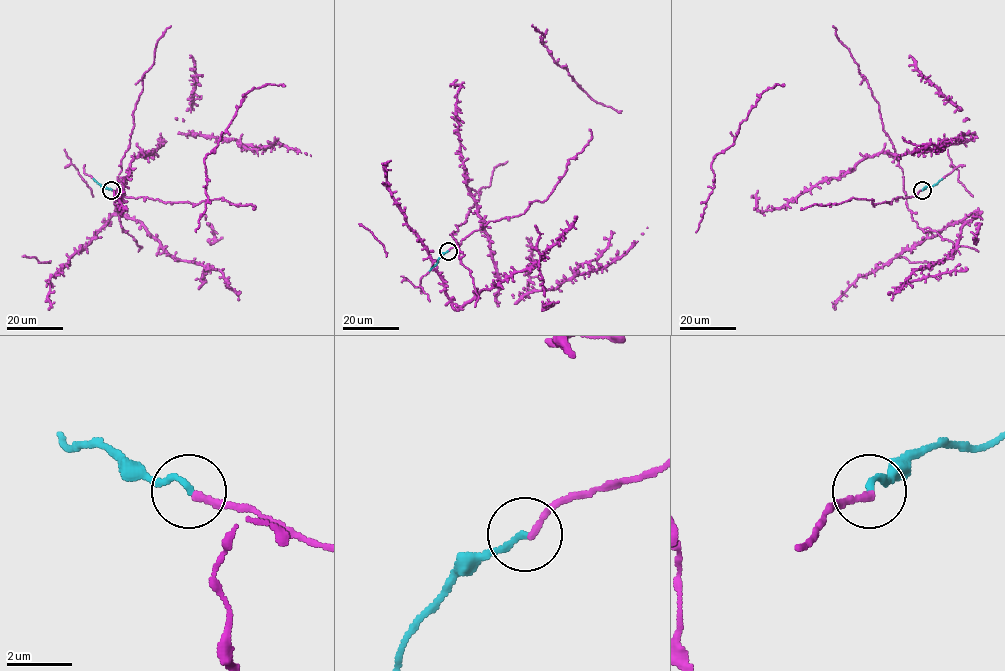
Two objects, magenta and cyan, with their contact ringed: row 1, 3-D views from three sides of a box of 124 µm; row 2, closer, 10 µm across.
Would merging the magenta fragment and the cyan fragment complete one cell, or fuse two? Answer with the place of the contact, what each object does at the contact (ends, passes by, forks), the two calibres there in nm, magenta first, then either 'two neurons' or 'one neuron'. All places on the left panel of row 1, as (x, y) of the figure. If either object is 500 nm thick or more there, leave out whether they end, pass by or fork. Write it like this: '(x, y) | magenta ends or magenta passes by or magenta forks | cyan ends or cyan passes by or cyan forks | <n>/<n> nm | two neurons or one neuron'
(111, 190) | magenta ends | cyan ends | 220/200 nm | one neuron

